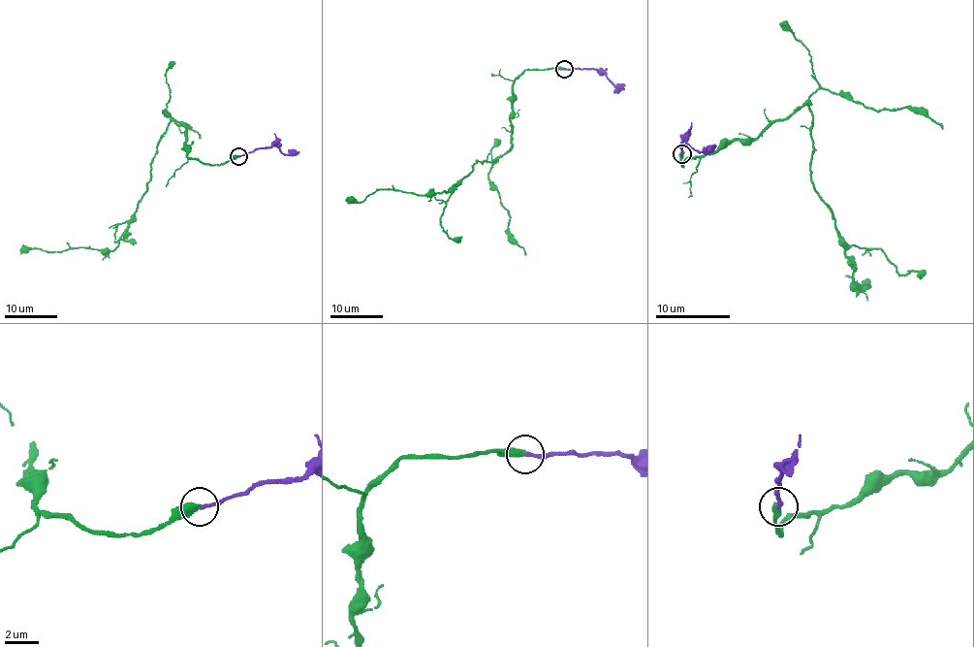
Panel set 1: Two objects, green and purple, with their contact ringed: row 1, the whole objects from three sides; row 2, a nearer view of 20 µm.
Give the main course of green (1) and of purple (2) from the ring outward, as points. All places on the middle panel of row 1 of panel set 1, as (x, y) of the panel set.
1: (564, 69), (529, 69), (515, 80), (511, 145), (492, 162), (477, 161), (455, 185), (345, 199)
2: (564, 69), (601, 70), (623, 89)

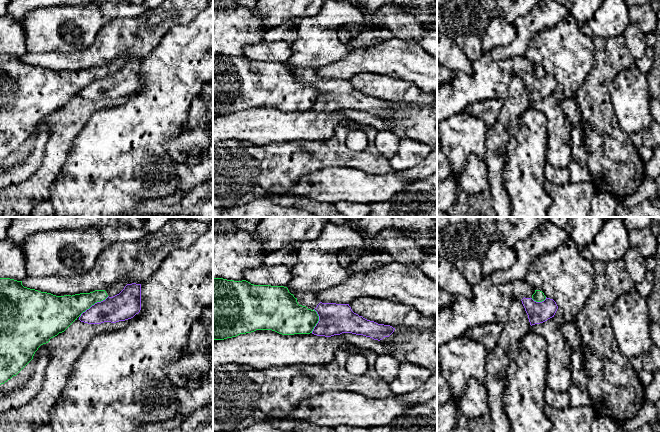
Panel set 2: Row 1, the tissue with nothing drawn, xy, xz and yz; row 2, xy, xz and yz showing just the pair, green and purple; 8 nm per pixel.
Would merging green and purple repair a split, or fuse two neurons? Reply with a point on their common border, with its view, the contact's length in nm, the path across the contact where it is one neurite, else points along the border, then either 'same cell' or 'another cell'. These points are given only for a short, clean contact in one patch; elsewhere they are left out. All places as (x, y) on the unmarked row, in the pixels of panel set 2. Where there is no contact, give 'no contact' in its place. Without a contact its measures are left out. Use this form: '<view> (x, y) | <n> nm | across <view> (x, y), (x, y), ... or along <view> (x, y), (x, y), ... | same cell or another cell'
xy (93, 80) | 280 nm | along xy (108, 72), (92, 80), (80, 92) | another cell

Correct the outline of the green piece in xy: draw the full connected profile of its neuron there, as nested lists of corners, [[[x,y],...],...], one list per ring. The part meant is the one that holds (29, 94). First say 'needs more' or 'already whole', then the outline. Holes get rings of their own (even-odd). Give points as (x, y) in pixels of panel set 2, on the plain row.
needs more; [[[0,54],[0,161],[16,152],[41,121],[64,108],[92,81],[119,70],[125,62],[120,59],[106,66],[56,72],[24,63],[22,57]]]

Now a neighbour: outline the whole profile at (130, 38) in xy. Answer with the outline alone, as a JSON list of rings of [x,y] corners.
[[[165,0],[152,11],[141,15],[118,17],[104,25],[94,43],[81,53],[26,53],[24,63],[56,72],[106,66],[123,59],[144,60],[159,44],[172,24],[187,24],[209,5],[209,0]],[[151,14],[163,16],[159,25],[150,26]]]

